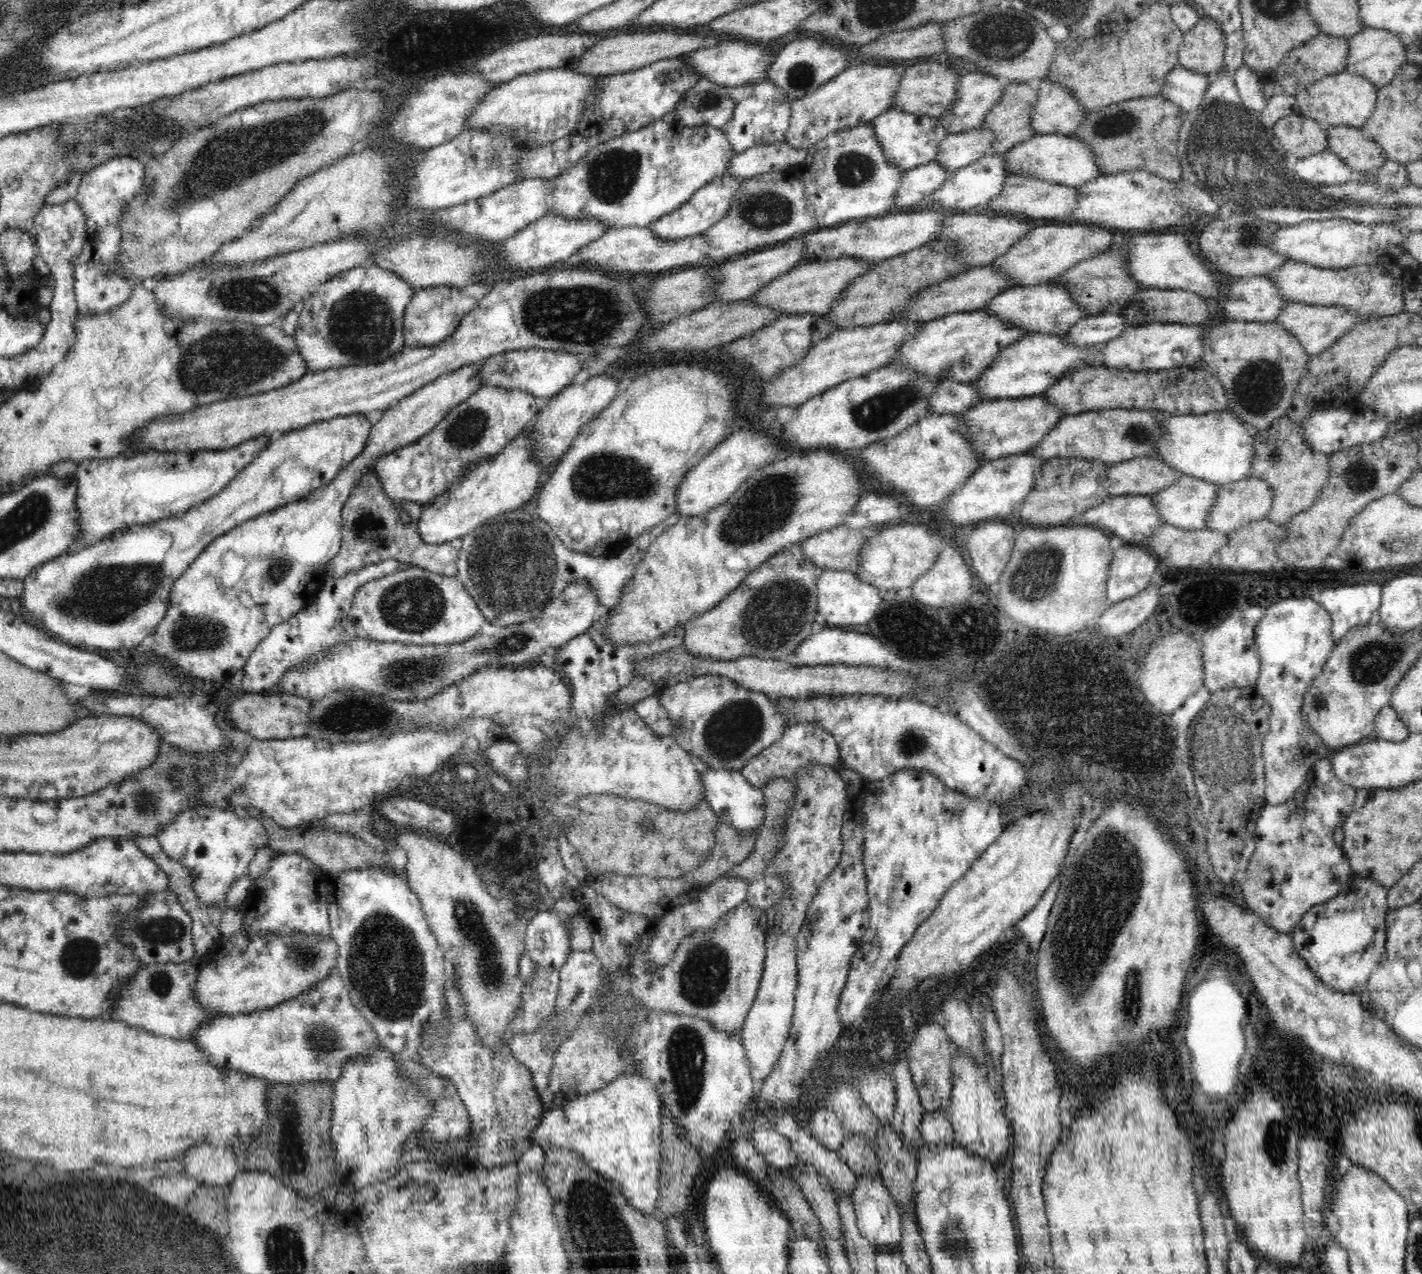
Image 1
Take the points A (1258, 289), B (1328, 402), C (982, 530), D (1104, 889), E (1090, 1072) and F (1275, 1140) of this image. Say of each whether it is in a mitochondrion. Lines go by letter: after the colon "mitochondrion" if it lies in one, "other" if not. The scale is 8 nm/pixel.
A: other
B: other
C: other
D: mitochondrion
E: other
F: mitochondrion

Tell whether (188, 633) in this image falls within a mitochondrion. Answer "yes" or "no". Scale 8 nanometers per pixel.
yes

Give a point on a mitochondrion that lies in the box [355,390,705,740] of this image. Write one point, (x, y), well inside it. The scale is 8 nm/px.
(515, 576)

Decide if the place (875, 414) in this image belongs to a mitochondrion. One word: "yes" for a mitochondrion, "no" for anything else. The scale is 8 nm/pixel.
yes

